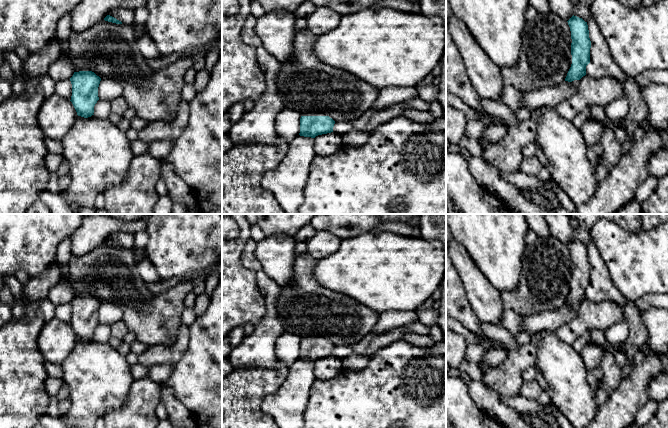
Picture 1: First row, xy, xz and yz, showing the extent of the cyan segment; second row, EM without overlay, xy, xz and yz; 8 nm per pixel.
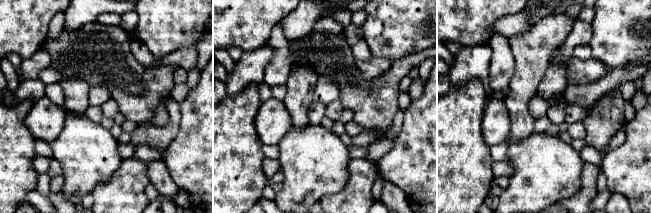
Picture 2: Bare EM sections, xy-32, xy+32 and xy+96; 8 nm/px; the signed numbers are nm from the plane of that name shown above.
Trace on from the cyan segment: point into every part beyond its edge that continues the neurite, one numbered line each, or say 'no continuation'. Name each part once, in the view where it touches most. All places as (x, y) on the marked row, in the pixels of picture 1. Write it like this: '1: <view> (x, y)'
1: xz (314, 113)

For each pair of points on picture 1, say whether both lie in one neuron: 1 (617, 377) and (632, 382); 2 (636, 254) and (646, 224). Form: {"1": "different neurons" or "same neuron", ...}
{"1": "different neurons", "2": "different neurons"}

